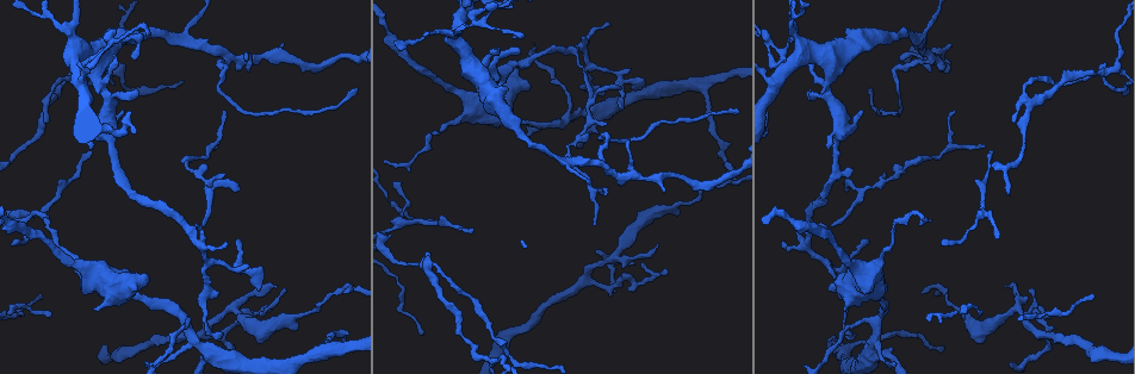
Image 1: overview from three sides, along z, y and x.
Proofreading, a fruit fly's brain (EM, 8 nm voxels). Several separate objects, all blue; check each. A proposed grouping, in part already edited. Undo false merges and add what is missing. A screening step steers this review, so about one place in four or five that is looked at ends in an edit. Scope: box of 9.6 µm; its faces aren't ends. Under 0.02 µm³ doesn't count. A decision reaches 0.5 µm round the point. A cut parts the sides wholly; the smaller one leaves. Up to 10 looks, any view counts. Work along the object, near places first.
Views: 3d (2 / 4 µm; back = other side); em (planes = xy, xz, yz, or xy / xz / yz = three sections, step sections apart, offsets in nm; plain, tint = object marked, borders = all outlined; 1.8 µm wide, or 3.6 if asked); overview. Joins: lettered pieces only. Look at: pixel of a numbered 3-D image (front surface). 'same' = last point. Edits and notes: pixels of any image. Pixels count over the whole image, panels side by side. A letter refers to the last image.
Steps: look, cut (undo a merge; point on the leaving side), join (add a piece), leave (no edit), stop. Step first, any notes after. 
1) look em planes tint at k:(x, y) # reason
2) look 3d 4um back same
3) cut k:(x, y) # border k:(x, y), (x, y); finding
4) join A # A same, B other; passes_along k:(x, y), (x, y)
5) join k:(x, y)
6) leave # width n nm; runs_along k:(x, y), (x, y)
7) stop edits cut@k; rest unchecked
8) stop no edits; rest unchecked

look 3d 4um at 1:(573, 51) # sharp bend

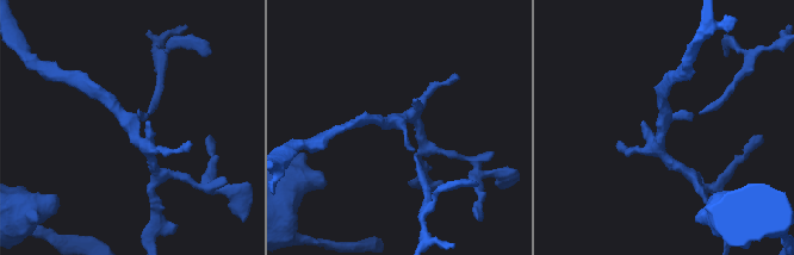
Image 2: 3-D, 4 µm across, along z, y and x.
look em xz step 8 tint at 2:(128, 120) # arms 3; need the tissue

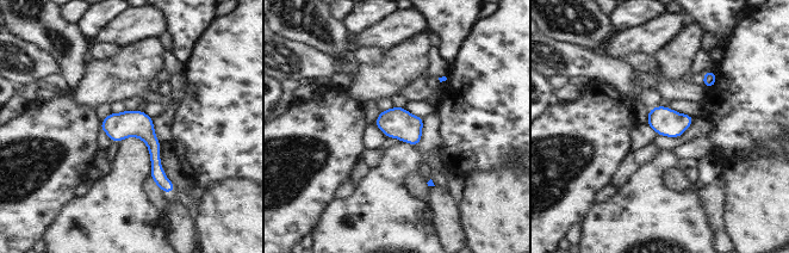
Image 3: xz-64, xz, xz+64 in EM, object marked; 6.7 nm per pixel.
look em xy step 4 borders same # cut it another way

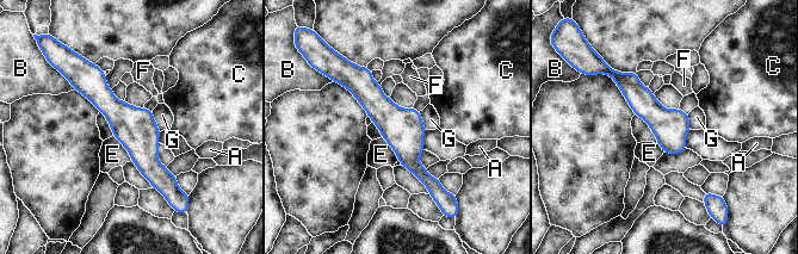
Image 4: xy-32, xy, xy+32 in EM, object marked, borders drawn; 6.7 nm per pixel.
leave # A other, B other, C other, E other, F other, G other; border 4:(113, 135), (128, 152), (131, 160); continuous, no second neuron

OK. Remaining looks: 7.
look em xy step 4 tint at 1:(93, 308) # free end

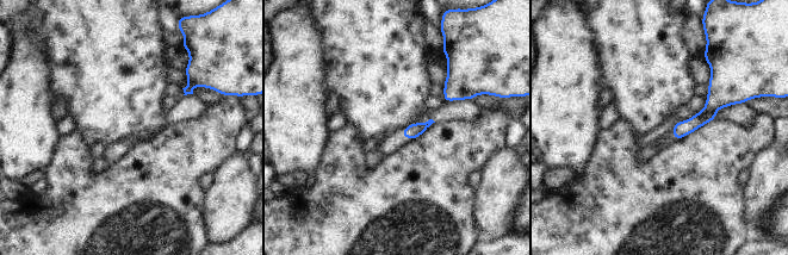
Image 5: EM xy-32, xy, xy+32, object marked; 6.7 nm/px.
look em planes borders same

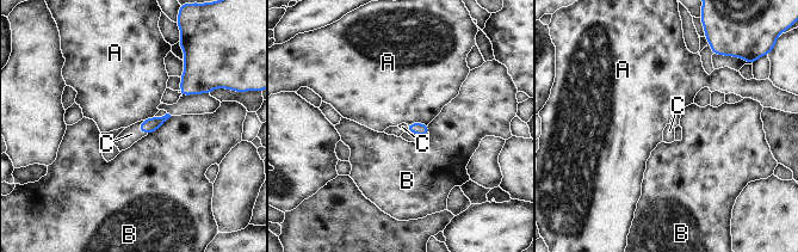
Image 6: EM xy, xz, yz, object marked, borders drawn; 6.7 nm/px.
join C # A other, B other, C same; passes_along 6:(149, 126), (140, 129), (131, 134); the neuron continues

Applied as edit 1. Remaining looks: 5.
look em xz step 4 borders at 1:(921, 293) # thin end

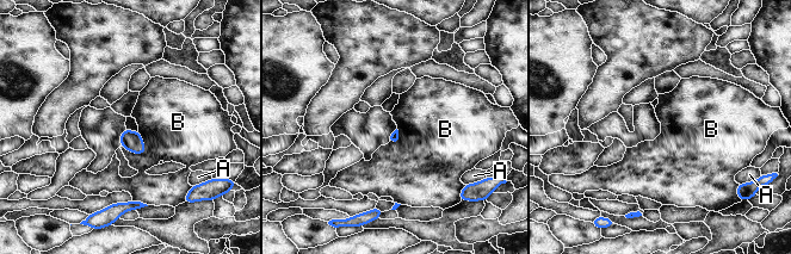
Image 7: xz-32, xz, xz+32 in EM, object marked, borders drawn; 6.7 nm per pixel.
leave # longest_contact B 180 nm; A other, B other; border 7:(121, 146), (134, 153), (146, 153); no lettered piece goes on from it

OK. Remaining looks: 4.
look 3d 2um at 1:(423, 269) # three-way junction

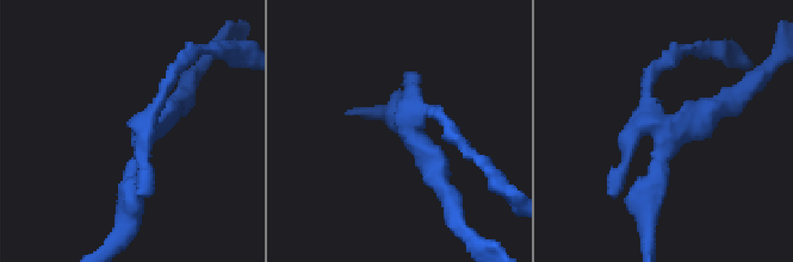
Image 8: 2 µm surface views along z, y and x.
look em planes borders at 8:(406, 127) # arms 3

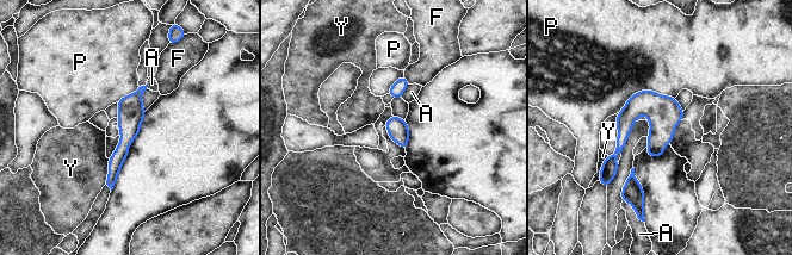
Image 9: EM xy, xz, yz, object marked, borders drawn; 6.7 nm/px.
leave # longest_contact P 420 nm; A other, F other, P other, Y other; border 9:(109, 159), (109, 175), (105, 184); continuous, no second neuron

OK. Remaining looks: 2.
stop edits join@6; rest unchecked

